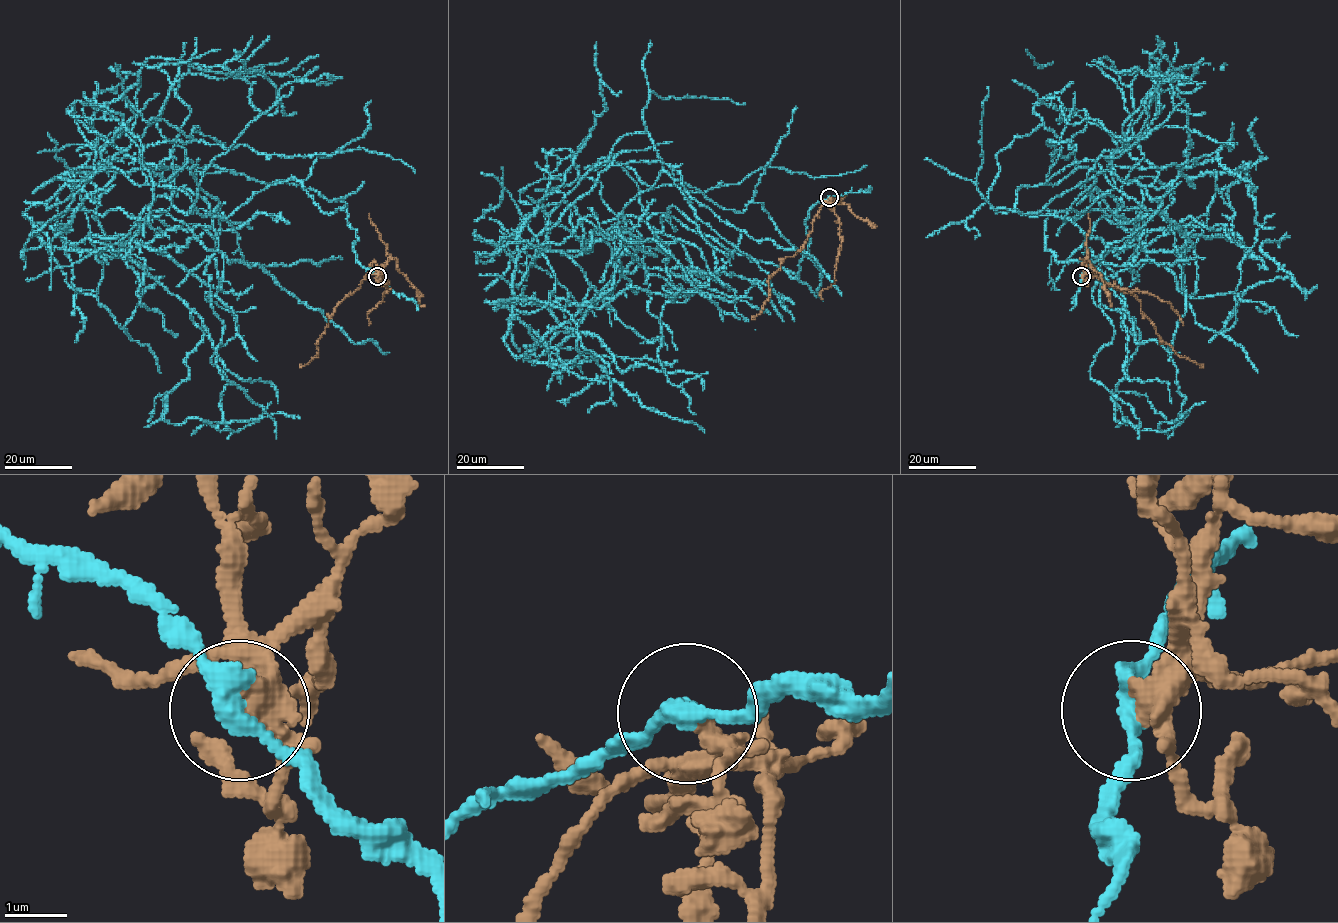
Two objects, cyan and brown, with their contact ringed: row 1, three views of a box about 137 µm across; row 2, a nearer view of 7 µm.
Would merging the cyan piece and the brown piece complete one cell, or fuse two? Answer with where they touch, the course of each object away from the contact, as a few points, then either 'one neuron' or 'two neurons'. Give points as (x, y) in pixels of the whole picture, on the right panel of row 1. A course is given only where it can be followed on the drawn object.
(1081, 276) | cyan via (1081, 276), (1162, 201), (1088, 160), (1017, 191), (1084, 211), (1157, 85), (1116, 213), (1233, 242) | brown via (1081, 276), (1094, 273), (1118, 290), (1132, 293), (1140, 301), (1142, 315), (1149, 319), (1164, 343), (1204, 366) | two neurons

